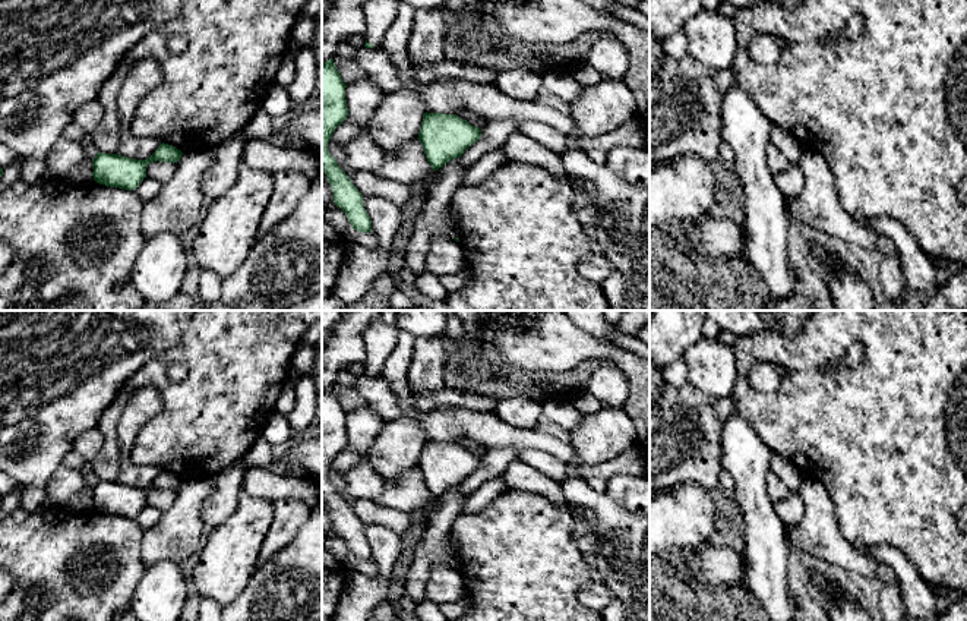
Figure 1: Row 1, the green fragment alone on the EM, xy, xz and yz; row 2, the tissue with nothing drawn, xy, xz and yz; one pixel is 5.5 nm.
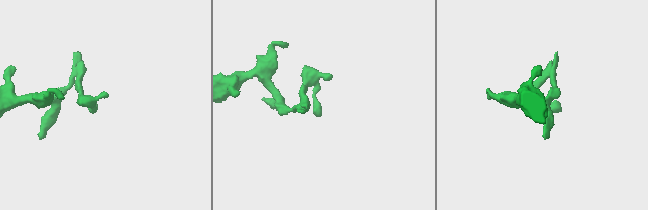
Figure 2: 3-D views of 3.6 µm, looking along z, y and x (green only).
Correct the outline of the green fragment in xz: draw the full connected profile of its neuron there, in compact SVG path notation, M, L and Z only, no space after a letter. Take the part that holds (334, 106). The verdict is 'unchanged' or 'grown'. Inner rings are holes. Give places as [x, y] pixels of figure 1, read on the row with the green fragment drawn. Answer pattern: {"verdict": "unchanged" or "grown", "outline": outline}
{"verdict": "unchanged", "outline": "M334 59L322 64L322 171L332 186L334 202L354 230L372 233L372 220L364 209L363 195L329 154L328 142L335 129L347 119L345 88Z"}

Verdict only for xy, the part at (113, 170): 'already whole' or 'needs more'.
already whole

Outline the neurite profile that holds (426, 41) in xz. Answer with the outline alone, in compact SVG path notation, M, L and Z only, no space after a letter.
M442 9L417 10L407 53L414 67L436 64L445 60L445 37L448 23Z

